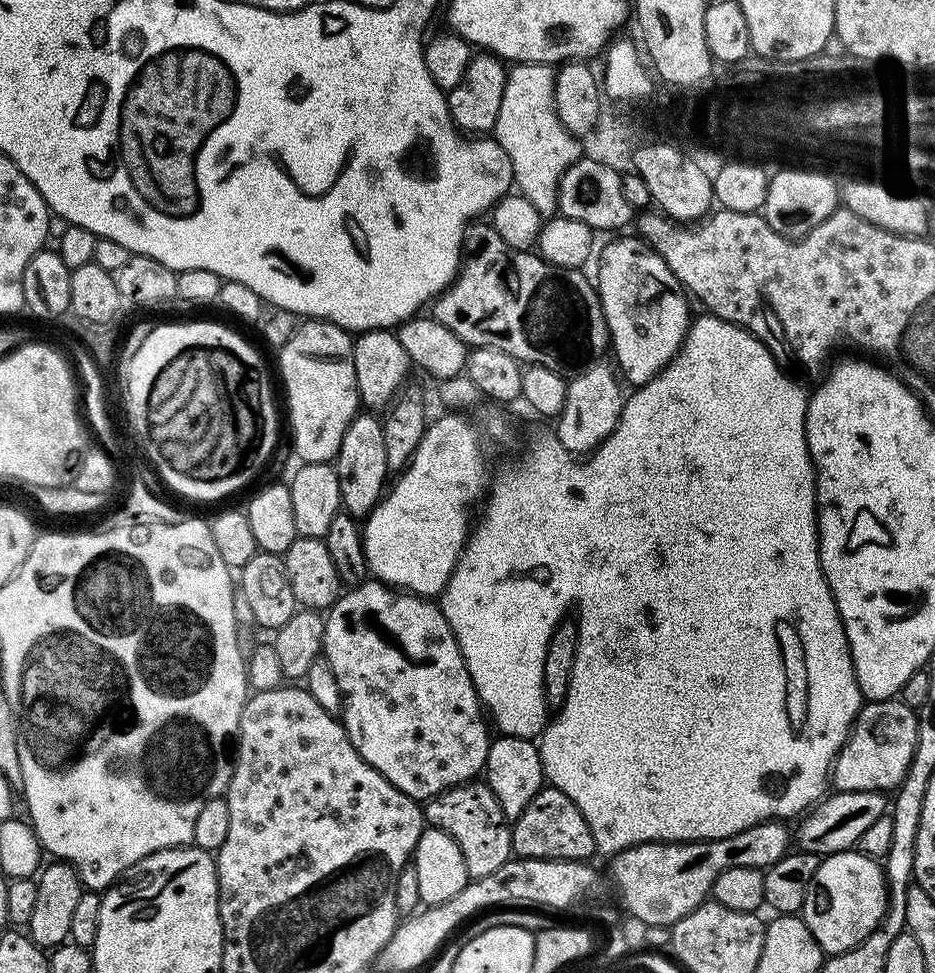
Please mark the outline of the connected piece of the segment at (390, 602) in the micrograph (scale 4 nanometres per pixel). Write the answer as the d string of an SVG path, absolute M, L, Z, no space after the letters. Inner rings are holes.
M375 578L349 587L340 599L327 609L322 655L330 662L330 670L334 670L334 678L338 678L338 690L344 692L343 735L352 743L354 750L358 750L360 757L370 766L374 766L374 770L378 770L378 774L382 774L382 778L386 778L386 782L390 782L390 786L402 790L402 794L406 794L418 802L427 802L448 788L475 781L483 773L490 743L489 721L487 719L484 721L480 717L480 712L482 714L480 695L476 693L474 682L466 670L466 662L463 654L460 653L460 647L455 634L452 633L450 622L444 617L444 611L431 599L390 588Z

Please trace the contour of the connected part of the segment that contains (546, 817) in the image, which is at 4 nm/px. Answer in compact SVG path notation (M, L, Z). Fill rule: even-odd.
M545 786L534 798L530 798L530 806L522 810L520 816L511 821L512 851L517 857L538 858L539 860L583 860L591 861L597 855L594 834L582 818L582 810L570 802L562 790Z

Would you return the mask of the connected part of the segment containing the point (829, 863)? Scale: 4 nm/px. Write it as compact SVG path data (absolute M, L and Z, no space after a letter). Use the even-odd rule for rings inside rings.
M859 850L835 852L833 856L823 857L814 870L814 878L810 882L810 890L806 890L806 902L802 909L802 919L814 934L818 946L826 954L845 952L858 946L877 928L888 913L888 880L884 876L881 861L871 860Z

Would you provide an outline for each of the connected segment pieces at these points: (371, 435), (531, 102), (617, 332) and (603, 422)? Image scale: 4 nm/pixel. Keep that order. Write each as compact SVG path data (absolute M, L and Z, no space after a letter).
M364 410L352 419L346 434L342 434L342 446L338 446L338 454L334 461L340 479L340 506L353 518L367 518L375 510L386 491L386 481L389 479L388 443L390 440L384 431L381 417L376 416L379 415Z
M518 64L511 67L506 78L506 90L502 107L498 110L498 122L494 129L494 139L504 145L506 158L512 160L512 179L518 185L519 195L525 196L539 210L541 217L548 218L557 211L559 180L567 168L579 160L581 141L568 133L556 113L554 106L554 86L556 68L550 64Z
M639 238L616 240L605 246L604 253L600 256L600 273L597 274L596 280L594 276L594 287L598 293L599 311L603 312L608 327L610 352L611 355L616 355L614 364L619 375L625 381L628 379L632 386L648 383L676 357L680 347L684 345L684 337L690 327L689 297L685 289L680 287L676 276L668 269L663 258Z
M592 362L588 369L585 367L583 371L576 374L581 374L581 376L571 377L568 380L566 402L562 406L560 415L554 420L556 440L567 452L573 454L590 454L597 446L604 443L609 434L618 426L624 409L626 392L620 389L621 381L613 365L596 363L600 362Z

